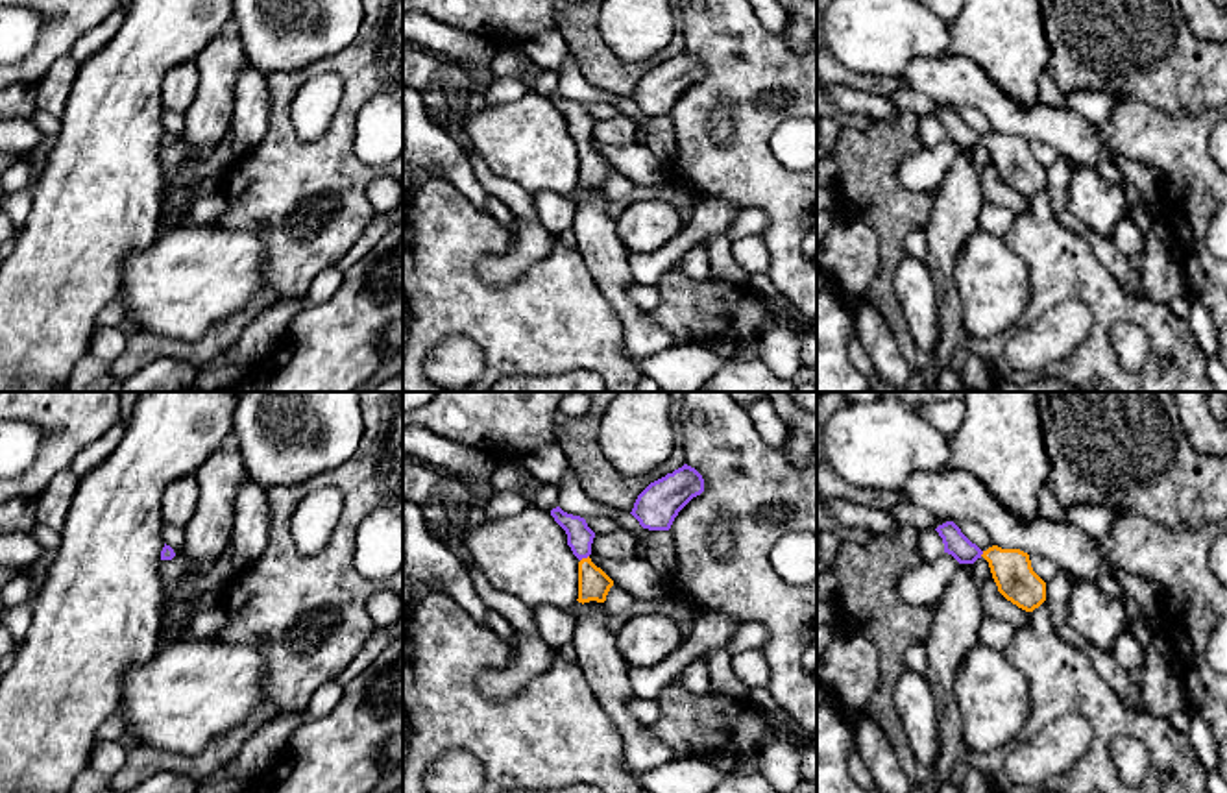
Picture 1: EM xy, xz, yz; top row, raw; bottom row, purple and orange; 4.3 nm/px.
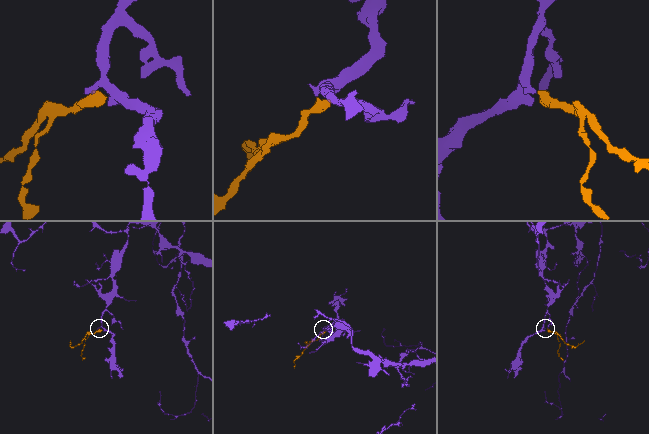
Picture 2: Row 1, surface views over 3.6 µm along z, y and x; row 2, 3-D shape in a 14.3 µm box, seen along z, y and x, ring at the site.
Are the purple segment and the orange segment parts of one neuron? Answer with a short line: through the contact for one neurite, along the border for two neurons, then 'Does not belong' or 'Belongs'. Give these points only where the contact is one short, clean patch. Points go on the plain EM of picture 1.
Line: xz (581, 122), (584, 143), (584, 152), (594, 170). Belongs

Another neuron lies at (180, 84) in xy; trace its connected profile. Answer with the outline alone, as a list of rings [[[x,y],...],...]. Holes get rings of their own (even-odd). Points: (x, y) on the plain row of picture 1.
[[[194,61],[172,67],[163,79],[161,109],[185,115],[198,91],[200,74]]]

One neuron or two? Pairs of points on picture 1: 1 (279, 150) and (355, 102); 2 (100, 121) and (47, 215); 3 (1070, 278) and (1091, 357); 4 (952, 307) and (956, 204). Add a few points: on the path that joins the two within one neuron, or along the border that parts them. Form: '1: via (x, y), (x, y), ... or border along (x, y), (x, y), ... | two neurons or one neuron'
1: via (302, 150), (320, 150), (344, 124) | one neuron
2: via (100, 145), (100, 161), (71, 191) | one neuron
3: via (1091, 296), (1100, 305), (1100, 337) | one neuron
4: via (945, 281), (945, 237), (948, 230) | one neuron

